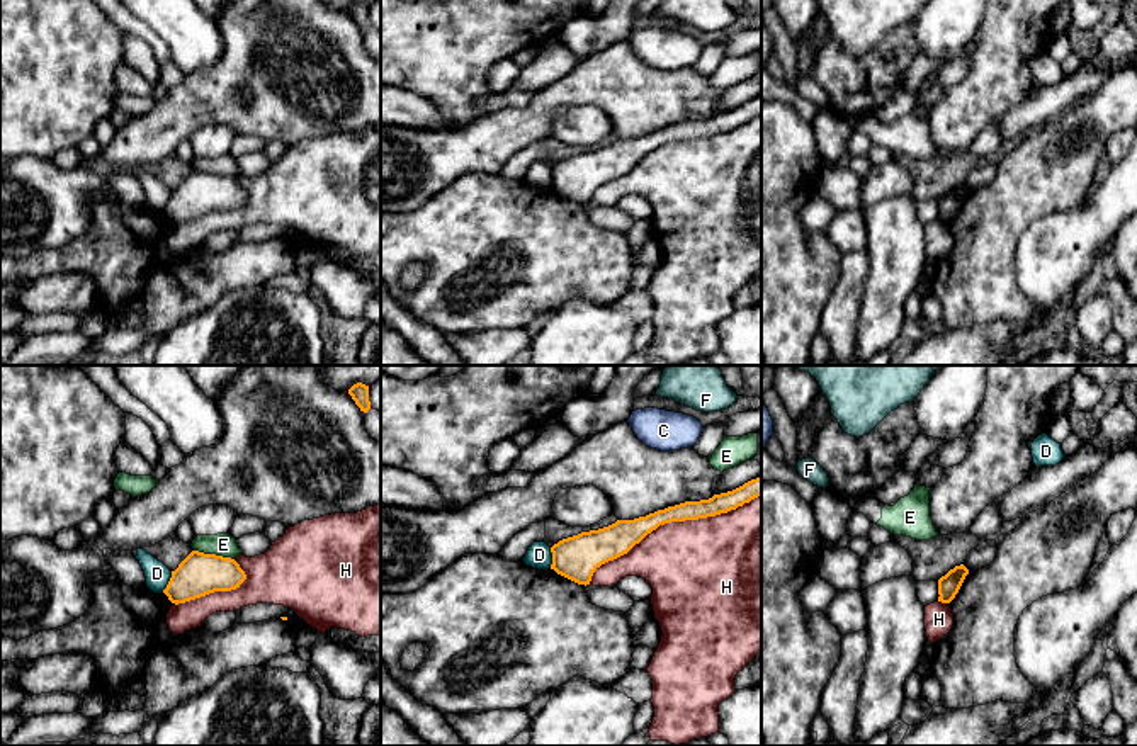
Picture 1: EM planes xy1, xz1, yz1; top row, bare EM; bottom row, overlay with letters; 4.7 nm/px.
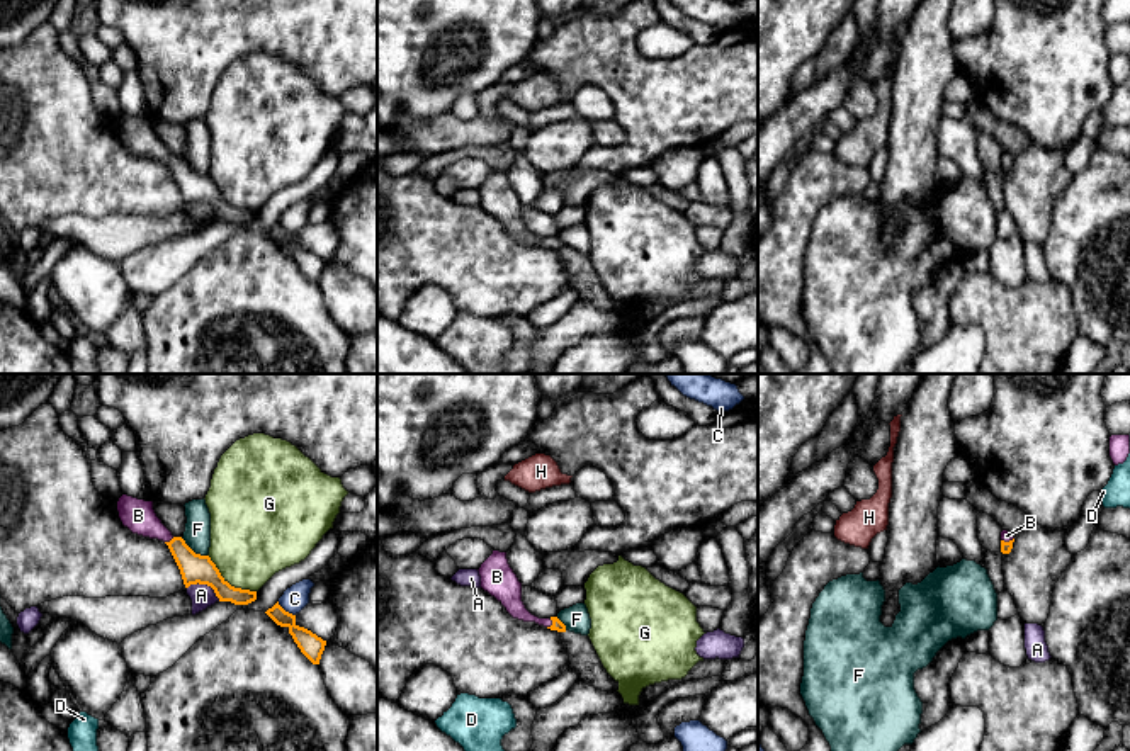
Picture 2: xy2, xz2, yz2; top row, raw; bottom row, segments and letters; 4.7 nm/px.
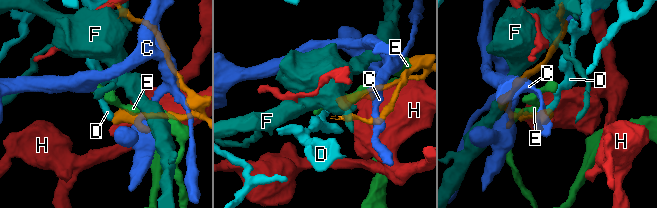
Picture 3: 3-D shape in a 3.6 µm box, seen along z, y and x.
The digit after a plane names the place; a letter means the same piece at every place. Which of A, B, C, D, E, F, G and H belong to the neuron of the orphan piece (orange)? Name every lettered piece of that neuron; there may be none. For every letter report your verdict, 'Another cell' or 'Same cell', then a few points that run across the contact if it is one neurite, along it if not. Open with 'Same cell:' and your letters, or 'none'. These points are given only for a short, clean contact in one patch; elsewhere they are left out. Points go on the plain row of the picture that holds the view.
Same cell: B
A: Another cell. Line: xy2 (187, 206), (206, 203), (220, 220)
B: Same cell. Line: xz2 (558, 245), (553, 243), (527, 237), (510, 213)
C: Another cell. Line: xy2 (277, 221), (294, 235)
D: Another cell. Line: xy1 (172, 191), (162, 211)
E: Another cell
F: Another cell
G: Another cell
H: Another cell

